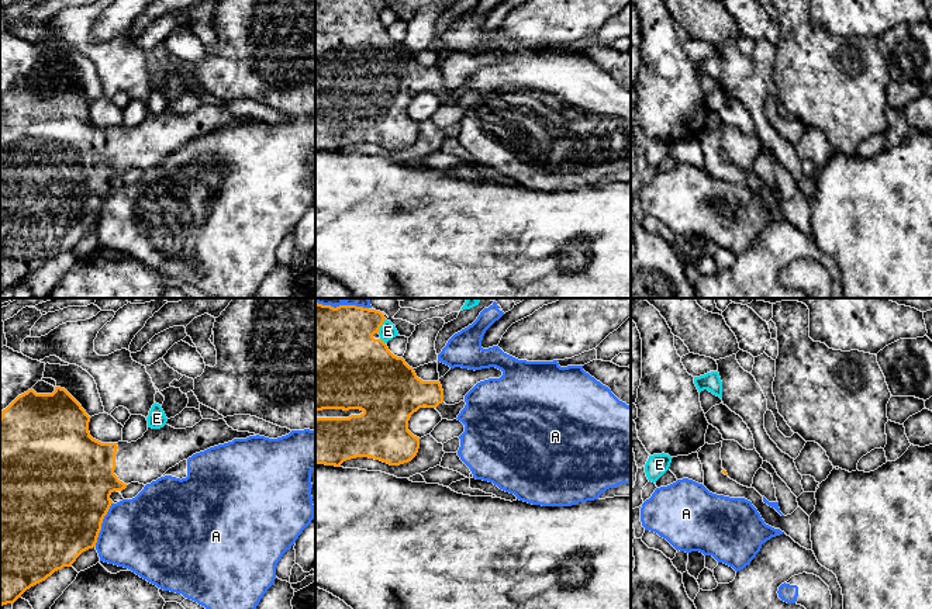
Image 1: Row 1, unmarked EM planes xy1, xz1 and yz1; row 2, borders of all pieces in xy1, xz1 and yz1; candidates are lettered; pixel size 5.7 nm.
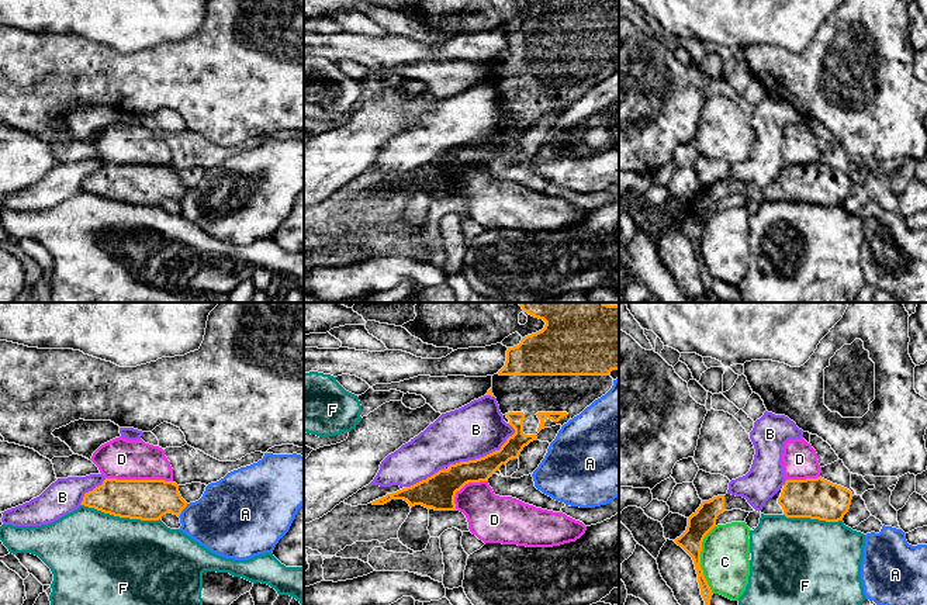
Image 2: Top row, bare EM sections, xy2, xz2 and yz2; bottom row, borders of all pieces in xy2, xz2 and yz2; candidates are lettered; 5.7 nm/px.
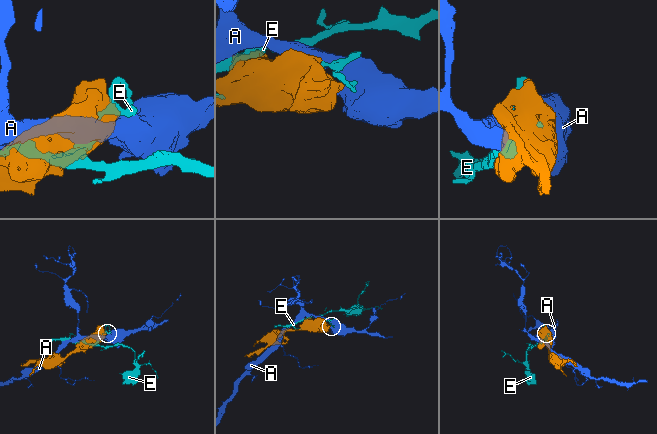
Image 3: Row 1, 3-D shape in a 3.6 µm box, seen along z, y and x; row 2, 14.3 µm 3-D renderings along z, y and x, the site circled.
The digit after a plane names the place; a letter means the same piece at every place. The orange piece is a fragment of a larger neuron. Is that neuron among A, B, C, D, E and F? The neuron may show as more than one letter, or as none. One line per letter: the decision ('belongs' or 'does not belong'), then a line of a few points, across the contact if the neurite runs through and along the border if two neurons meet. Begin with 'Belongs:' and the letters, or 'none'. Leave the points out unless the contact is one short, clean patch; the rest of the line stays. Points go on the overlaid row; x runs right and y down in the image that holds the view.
Belongs: none
A: does not belong
B: does not belong
C: does not belong
D: does not belong; line xy2 (106, 477), (163, 479), (172, 481)
E: does not belong
F: does not belong

